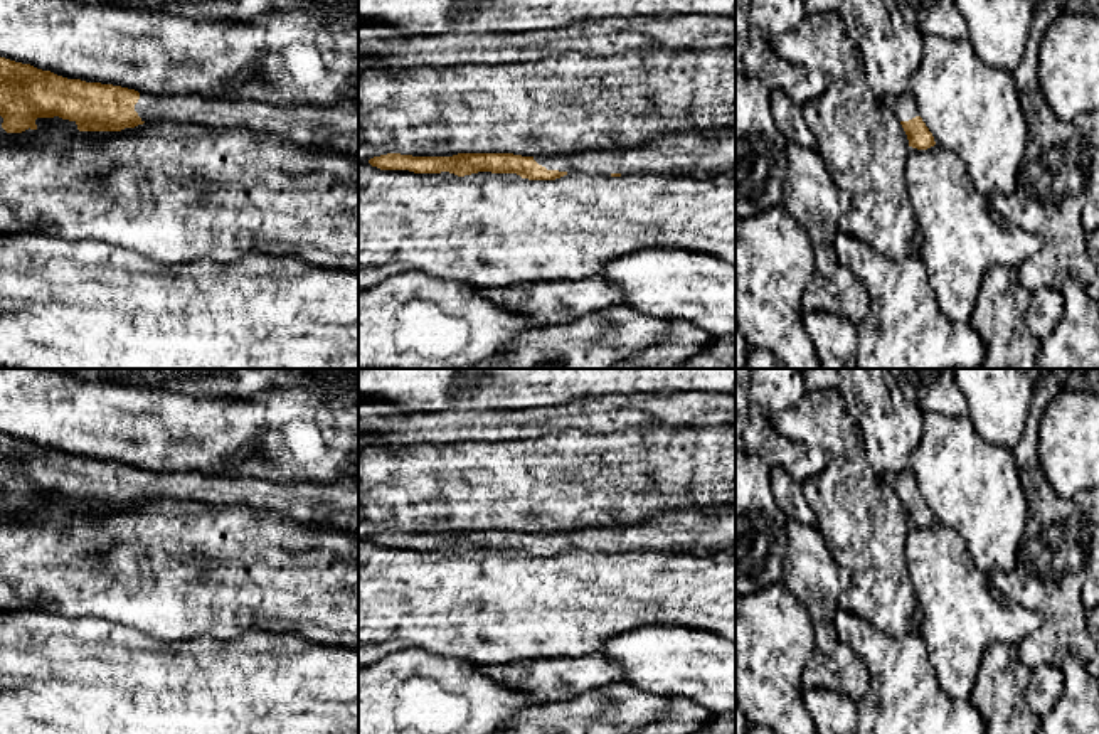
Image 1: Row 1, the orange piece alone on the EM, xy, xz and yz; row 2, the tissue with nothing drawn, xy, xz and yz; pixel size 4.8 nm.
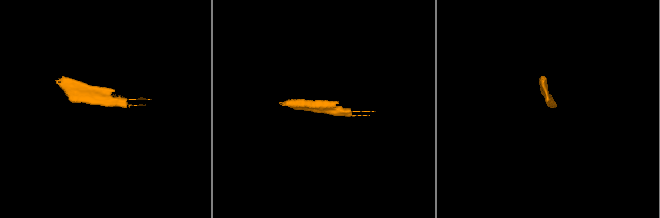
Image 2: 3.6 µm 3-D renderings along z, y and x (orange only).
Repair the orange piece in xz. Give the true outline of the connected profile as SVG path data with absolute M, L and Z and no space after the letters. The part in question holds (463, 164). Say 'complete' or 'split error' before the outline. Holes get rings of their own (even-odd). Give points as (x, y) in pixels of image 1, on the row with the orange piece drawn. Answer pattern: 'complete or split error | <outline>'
split error | M735 131L709 136L697 133L653 138L636 148L586 150L559 157L522 157L513 153L458 153L453 157L412 157L387 153L369 160L380 170L414 173L449 172L458 177L491 172L517 173L528 180L555 180L567 173L611 177L638 172L709 178L735 165Z

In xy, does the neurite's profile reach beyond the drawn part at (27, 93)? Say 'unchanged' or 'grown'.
grown

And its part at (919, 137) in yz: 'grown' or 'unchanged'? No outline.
grown

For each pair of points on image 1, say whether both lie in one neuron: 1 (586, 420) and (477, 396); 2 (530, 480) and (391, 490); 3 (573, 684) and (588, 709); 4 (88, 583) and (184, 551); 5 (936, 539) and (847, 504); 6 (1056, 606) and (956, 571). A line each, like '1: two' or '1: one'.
1: two
2: one
3: two
4: one
5: two
6: two

